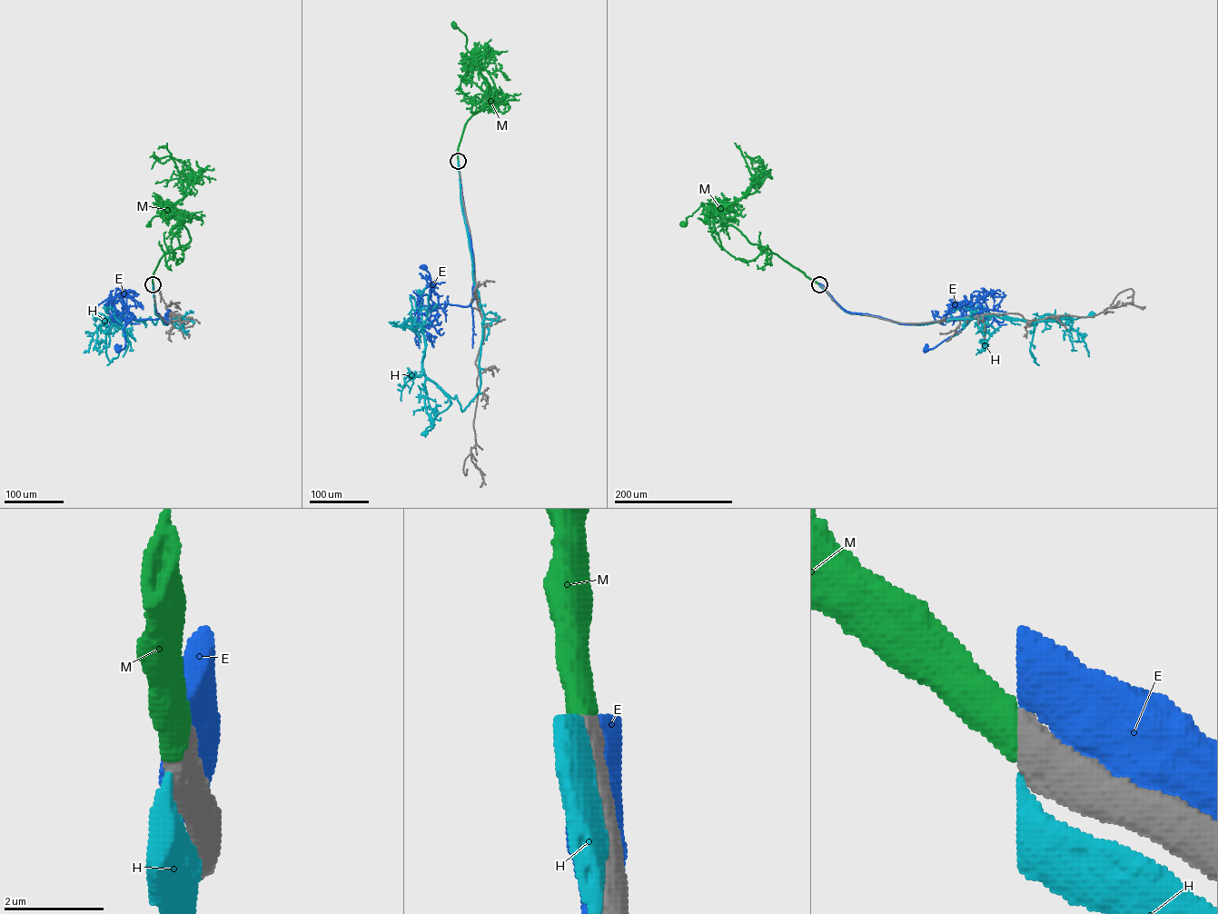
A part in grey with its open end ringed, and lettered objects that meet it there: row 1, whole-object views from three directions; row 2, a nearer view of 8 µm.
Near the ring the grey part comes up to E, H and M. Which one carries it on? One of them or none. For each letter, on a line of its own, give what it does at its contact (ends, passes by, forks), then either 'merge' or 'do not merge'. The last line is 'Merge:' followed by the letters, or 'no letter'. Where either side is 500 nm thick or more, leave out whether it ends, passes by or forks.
E: do not merge
H: it ends; do not merge
M: merge
Merge: M

